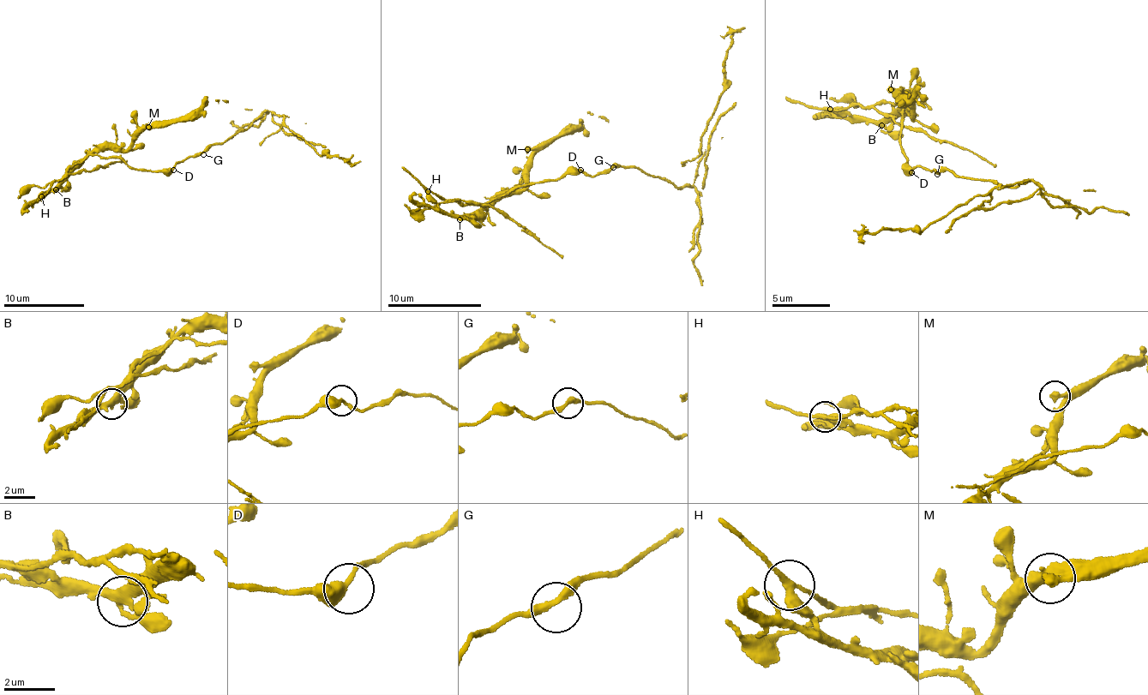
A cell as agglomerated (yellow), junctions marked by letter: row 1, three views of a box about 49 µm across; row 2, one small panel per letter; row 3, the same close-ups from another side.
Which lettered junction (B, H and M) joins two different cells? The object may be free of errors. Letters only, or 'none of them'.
H

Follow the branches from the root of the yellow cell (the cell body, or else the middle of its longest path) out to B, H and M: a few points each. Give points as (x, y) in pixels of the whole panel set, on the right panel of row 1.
B: (939, 170), (915, 170), (905, 161), (898, 140), (904, 120), (901, 100), (881, 125)
H: (939, 170), (915, 170), (905, 161), (898, 140), (904, 120), (901, 100), (829, 110)
M: (939, 170), (915, 170), (905, 161), (898, 129), (904, 117), (913, 115), (912, 98), (898, 87), (891, 89)

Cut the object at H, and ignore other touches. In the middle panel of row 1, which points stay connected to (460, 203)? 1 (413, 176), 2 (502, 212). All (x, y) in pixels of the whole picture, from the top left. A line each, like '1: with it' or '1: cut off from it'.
1: with it
2: with it

